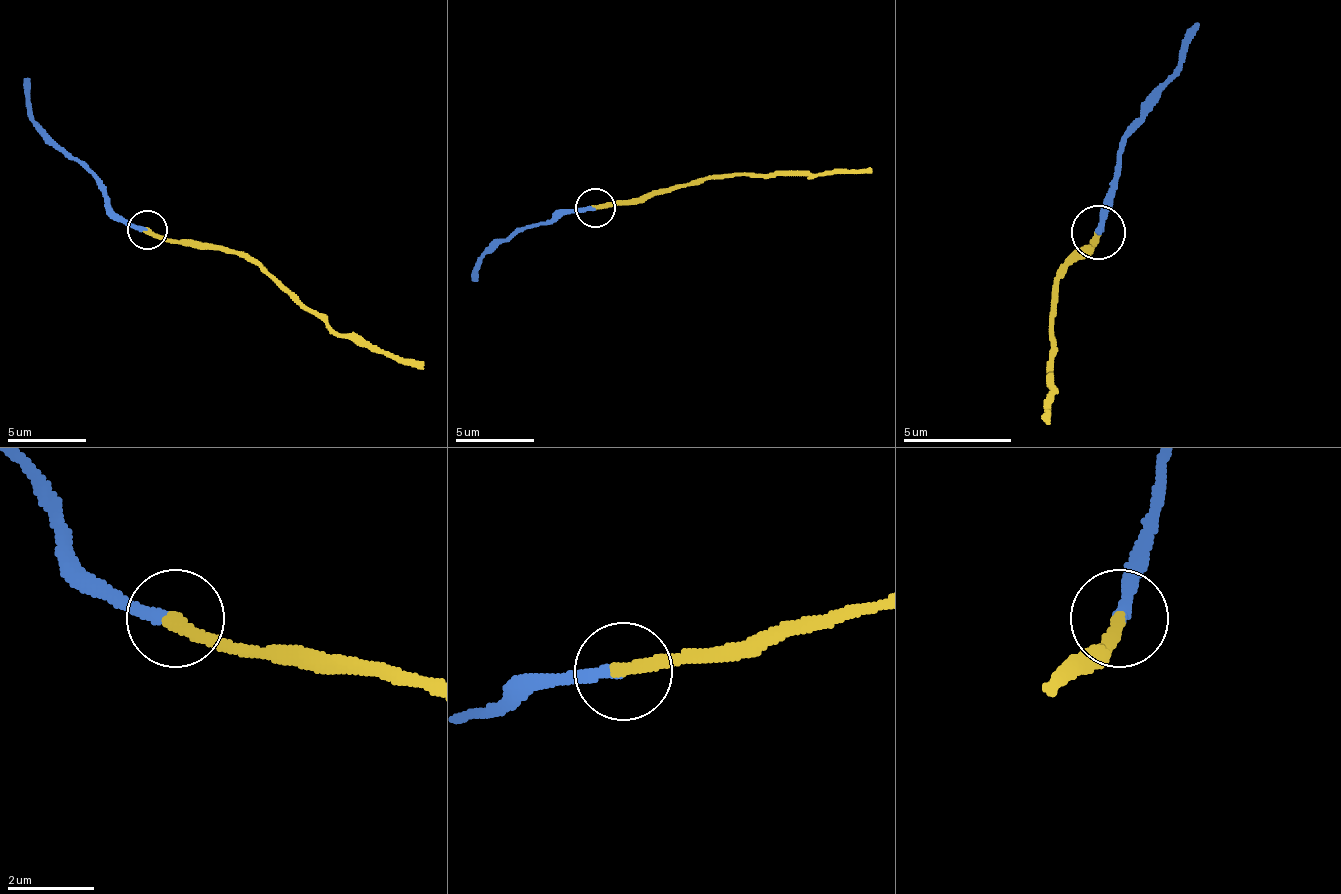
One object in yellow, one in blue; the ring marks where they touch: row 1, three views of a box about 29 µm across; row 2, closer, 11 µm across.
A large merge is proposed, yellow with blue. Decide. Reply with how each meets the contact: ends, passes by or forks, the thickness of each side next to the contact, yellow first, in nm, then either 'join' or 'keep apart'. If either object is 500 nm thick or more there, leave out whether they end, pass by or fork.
yellow ends; blue ends; calibres 340 and 240 nm; join

